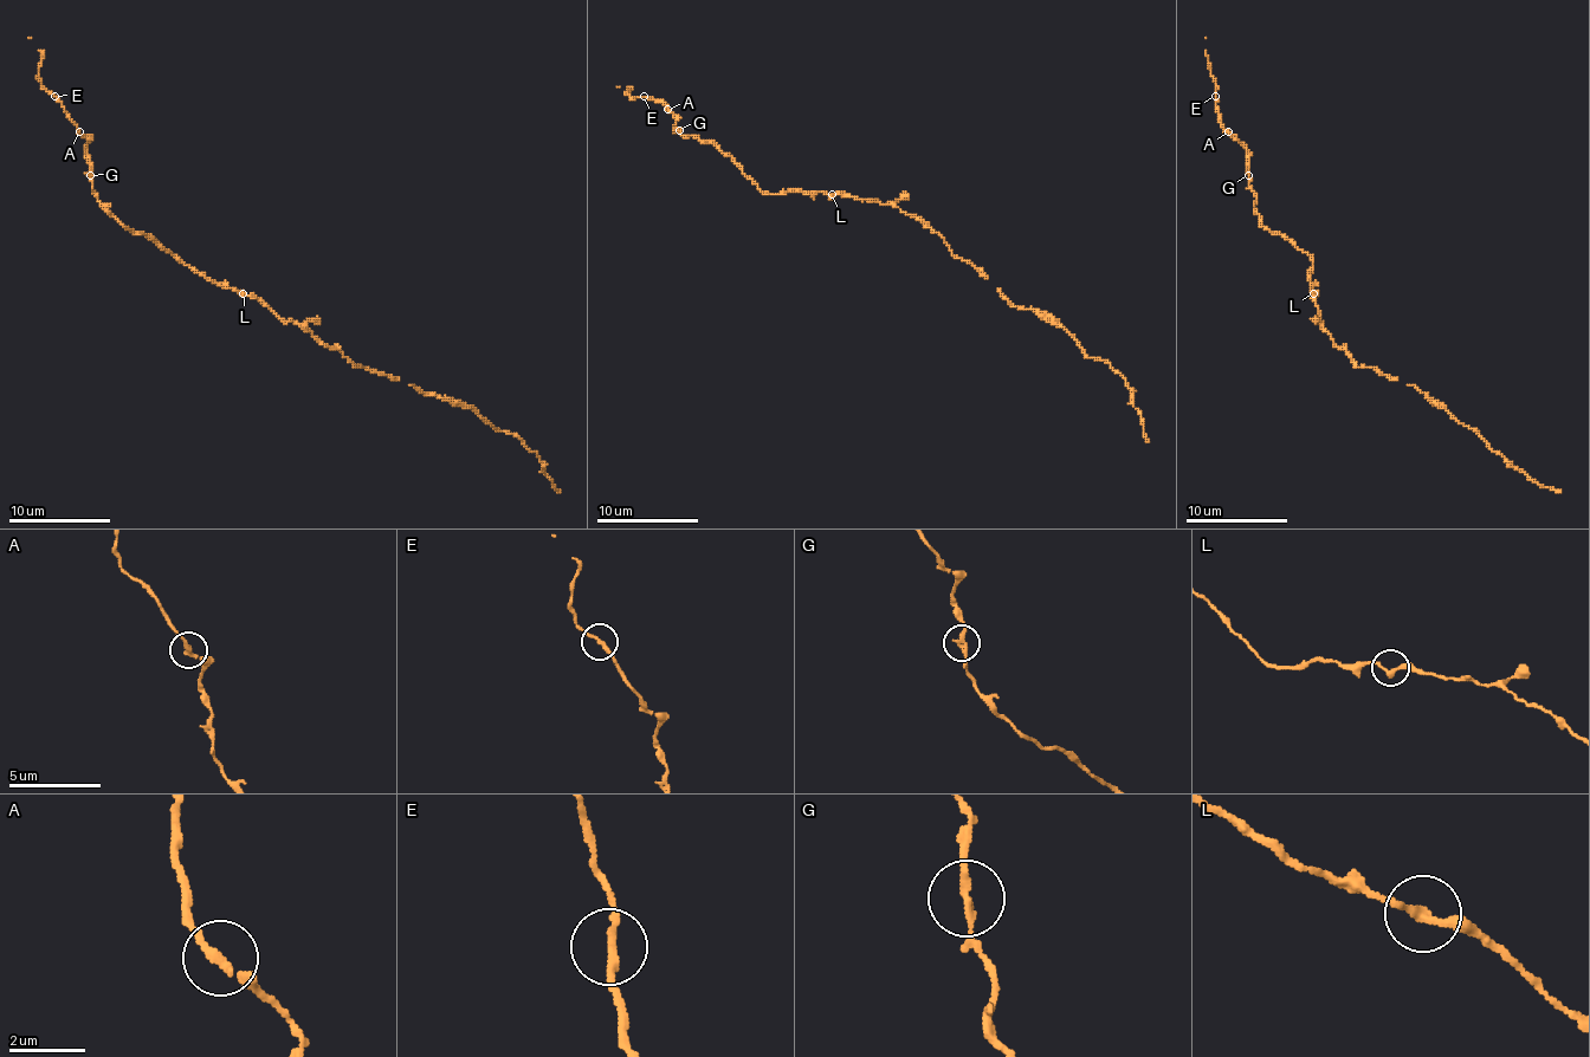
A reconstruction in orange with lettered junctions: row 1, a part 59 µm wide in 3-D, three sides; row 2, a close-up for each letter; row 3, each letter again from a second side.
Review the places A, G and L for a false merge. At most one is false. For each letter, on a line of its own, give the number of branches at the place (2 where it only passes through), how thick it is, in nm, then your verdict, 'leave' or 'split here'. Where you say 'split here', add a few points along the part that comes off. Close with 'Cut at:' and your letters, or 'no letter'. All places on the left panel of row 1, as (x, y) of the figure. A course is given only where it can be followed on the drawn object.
A: 2 branches meet; 220 nm thick; leave
G: 2 branches meet; 200 nm thick; leave
L: 2 branches meet; 240 nm thick; leave
Cut at: no letter

